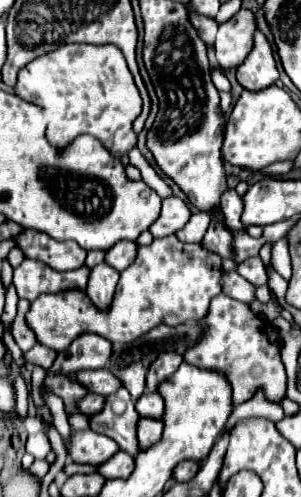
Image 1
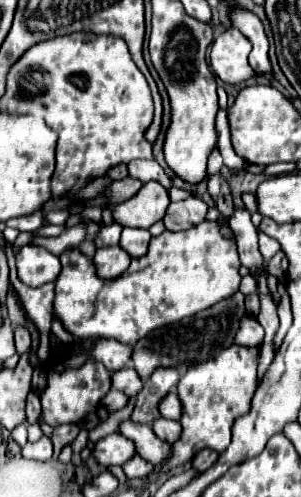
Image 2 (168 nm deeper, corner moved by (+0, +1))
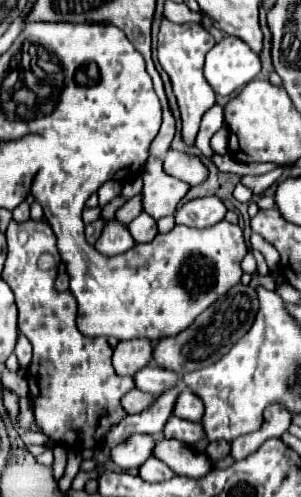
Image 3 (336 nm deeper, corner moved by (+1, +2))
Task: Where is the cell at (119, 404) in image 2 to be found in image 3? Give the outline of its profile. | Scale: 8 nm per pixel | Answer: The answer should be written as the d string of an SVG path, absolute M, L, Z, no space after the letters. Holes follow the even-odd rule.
M130 390L122 396L122 408L128 414L134 414L134 412L148 408L152 404L152 400L154 400L152 394L146 394L146 392L140 392L140 390Z

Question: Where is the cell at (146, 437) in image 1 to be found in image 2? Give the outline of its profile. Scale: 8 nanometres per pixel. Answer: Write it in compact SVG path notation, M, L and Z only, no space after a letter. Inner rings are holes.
M159 417L153 423L153 431L155 431L155 435L159 435L159 439L163 439L167 443L175 443L179 439L179 435L181 435L181 423Z

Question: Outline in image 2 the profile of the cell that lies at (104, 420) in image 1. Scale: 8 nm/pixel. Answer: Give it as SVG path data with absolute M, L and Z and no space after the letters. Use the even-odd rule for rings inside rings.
M127 419L121 423L121 433L127 439L135 441L137 453L149 463L153 463L155 467L163 465L171 457L171 445L167 441L161 441L147 425L131 423L131 419Z

